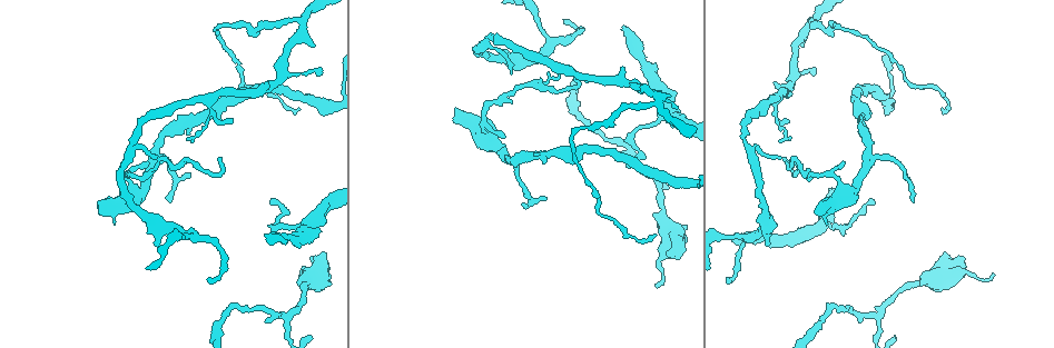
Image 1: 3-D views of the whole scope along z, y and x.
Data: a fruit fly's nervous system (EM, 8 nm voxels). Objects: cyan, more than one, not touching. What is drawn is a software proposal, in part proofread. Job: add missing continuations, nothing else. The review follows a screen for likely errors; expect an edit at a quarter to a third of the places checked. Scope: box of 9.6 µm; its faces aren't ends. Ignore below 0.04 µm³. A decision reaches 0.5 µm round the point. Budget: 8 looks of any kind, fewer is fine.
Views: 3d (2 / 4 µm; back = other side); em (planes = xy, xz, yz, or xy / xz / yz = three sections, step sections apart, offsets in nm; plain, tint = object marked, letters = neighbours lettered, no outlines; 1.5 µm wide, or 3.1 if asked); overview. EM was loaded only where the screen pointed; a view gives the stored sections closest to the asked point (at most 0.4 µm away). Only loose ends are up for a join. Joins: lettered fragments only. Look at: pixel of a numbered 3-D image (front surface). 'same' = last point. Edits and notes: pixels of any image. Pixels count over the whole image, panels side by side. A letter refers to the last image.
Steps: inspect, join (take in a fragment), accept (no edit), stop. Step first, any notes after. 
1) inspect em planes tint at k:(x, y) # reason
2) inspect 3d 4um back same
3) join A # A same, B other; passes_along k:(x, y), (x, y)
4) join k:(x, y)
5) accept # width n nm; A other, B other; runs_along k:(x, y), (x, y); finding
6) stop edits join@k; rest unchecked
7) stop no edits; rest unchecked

inspect 3d 4um at 1:(269, 201)

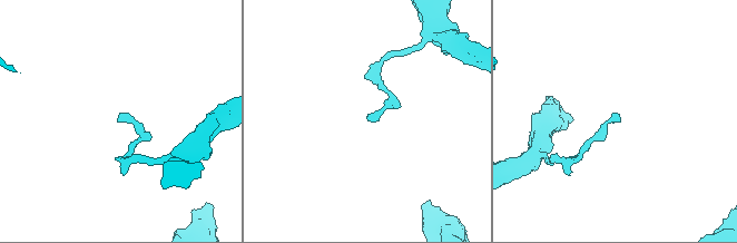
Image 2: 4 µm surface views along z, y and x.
inspect em xz step 8 tint at 2:(119, 115) # need the tissue

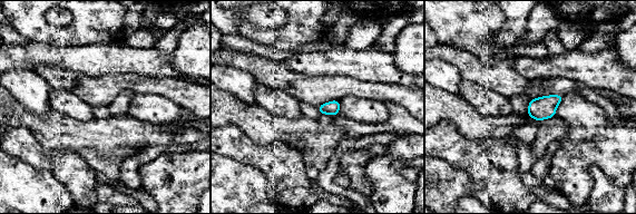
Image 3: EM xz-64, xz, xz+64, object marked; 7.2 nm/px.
inspect em planes letters same

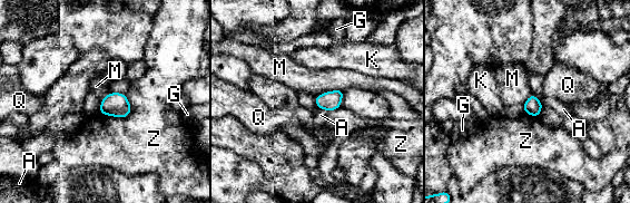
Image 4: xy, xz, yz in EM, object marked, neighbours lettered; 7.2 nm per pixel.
accept # longest_contact Z 240 nm; A other, G other, K other, M other, Q other, Z other; border 4:(344, 90), (327, 90), (315, 97); none of them fits

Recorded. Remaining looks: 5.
inspect 3d 4um at 1:(666, 251) # branch stops here

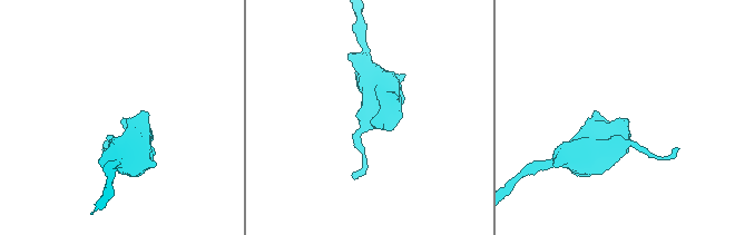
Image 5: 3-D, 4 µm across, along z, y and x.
inspect em planes letters at 5:(372, 120) # shape alone is not enough

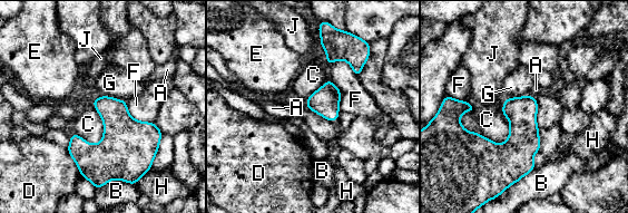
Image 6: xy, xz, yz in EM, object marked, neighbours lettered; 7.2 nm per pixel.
accept # width 200 nm; A other, B other, C other, D other, E other, F other, G other, H other, J other; border 6:(504, 99), (502, 143), (459, 123); none of them fits

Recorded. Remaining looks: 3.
inspect 3d 2um back at 1:(98, 214) # thick end

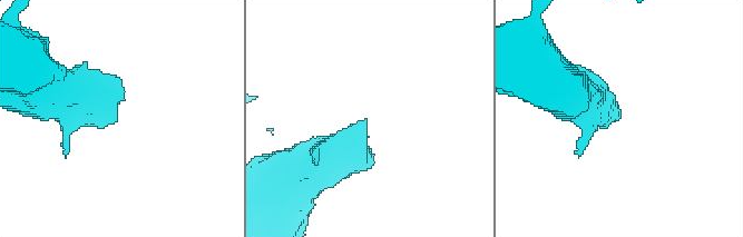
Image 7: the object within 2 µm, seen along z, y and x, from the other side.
inspect em planes letters at 7:(366, 124) # now the EM

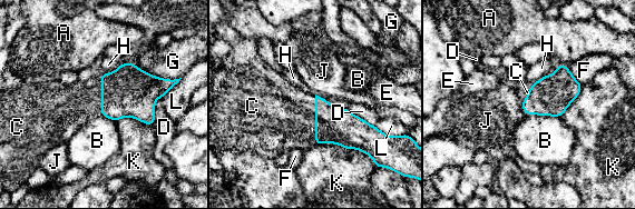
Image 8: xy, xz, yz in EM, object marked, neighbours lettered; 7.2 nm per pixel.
join C # A other, B other, C same, D other, E other, F other, G other, H other, J other, K other, L other; it goes on there

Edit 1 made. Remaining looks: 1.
stop edits join@8; rest unchecked

